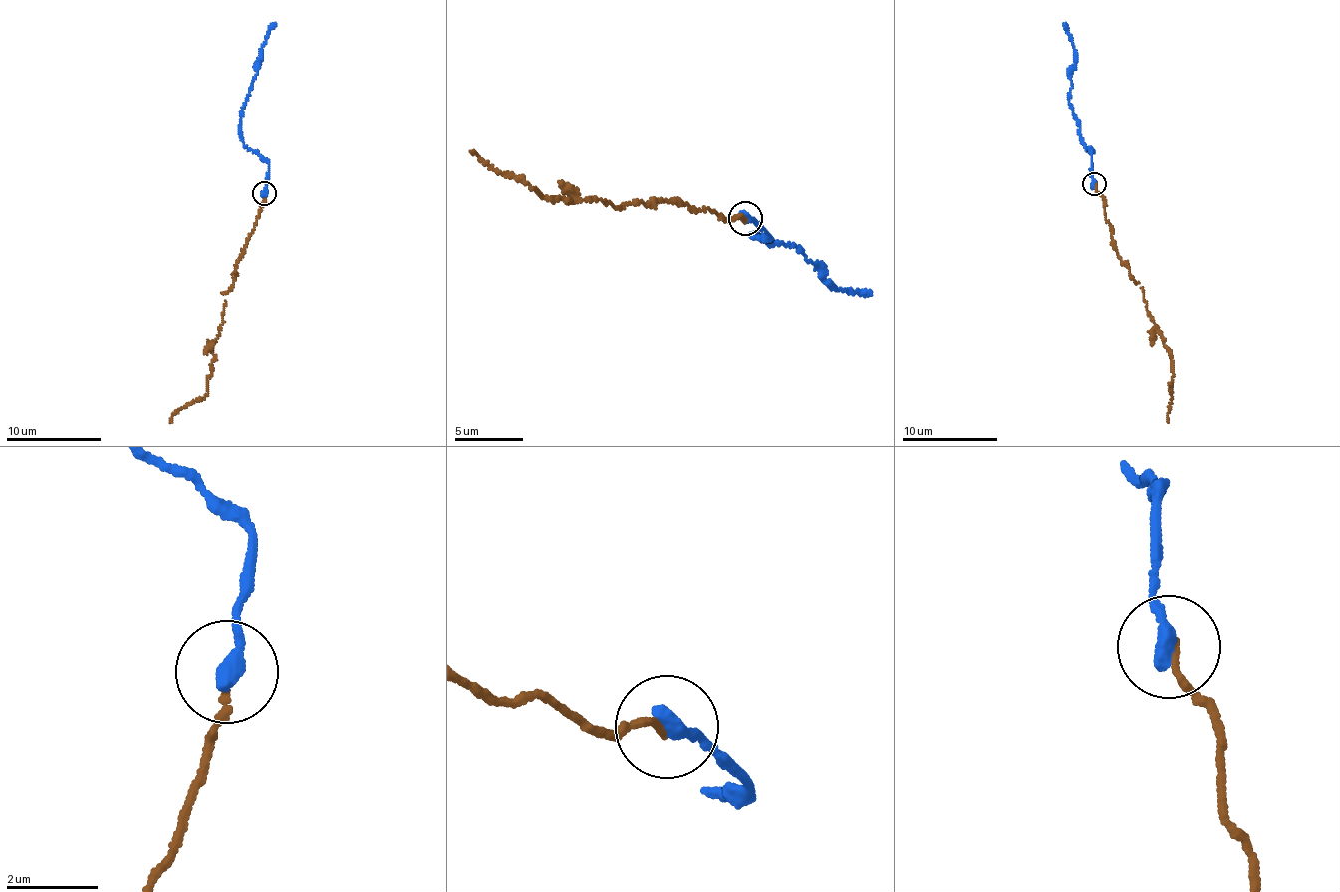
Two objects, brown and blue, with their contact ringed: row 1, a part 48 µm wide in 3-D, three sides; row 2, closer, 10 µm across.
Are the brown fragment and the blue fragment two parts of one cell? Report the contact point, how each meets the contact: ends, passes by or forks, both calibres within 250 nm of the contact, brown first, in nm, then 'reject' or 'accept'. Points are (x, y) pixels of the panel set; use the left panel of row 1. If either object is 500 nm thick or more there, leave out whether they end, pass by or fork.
place (264, 193); brown ends; blue ends; calibres 140 and 380 nm; accept

